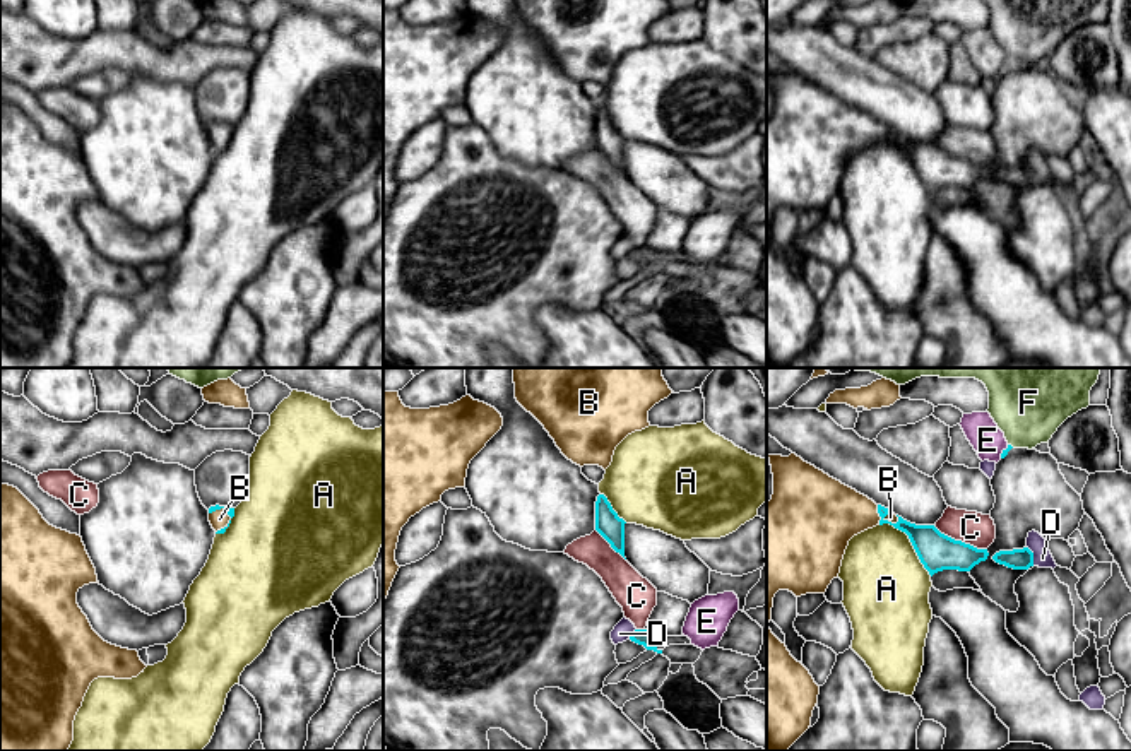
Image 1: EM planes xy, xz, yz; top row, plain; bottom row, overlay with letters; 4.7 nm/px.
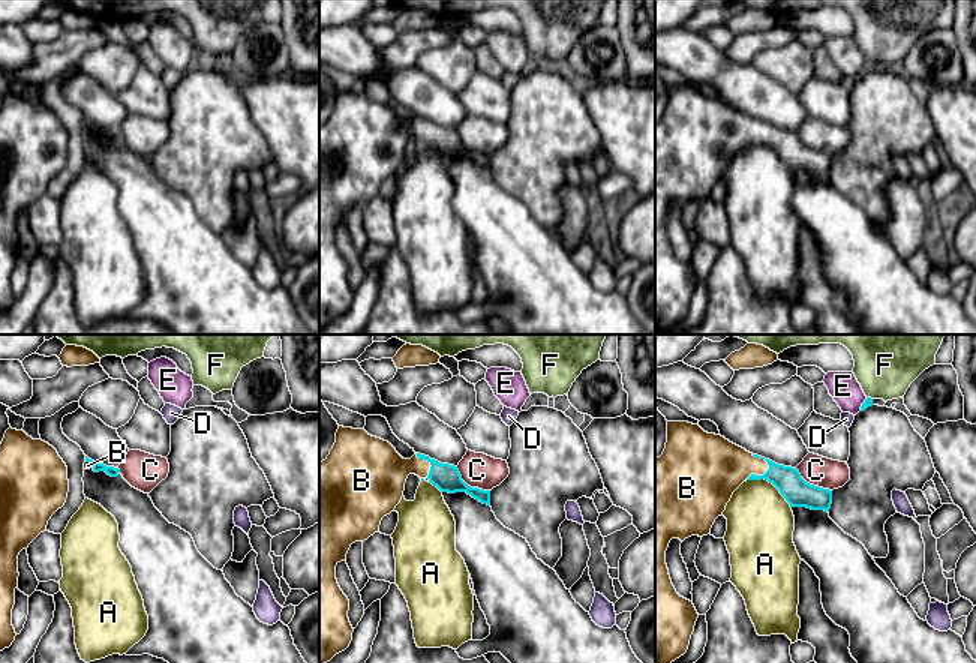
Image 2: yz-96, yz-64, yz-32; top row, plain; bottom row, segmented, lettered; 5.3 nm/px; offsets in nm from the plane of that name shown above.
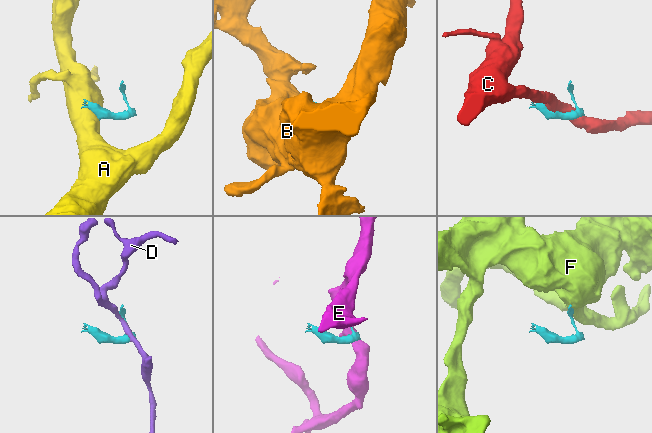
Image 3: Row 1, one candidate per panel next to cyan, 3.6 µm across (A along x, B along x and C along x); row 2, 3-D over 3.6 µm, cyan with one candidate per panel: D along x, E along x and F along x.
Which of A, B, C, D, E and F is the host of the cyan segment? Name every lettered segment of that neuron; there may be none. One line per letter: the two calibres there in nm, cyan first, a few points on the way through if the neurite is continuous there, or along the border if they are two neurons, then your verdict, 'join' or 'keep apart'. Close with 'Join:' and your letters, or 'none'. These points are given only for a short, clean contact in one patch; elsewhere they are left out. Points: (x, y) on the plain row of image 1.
A: 180 nm thick on the cyan side, 400 nm on the other; border along yz (878, 141), (892, 141), (900, 146), (931, 192); keep apart
B: 150 nm thick on the cyan side, 50 nm on the other; runs through yz (929, 161), (885, 132), (890, 134); join
C: 180 nm thick on the cyan side, 160 nm on the other; keep apart
D: 100 nm thick on the cyan side, 90 nm on the other; keep apart
E: 30 nm thick on the cyan side, 160 nm on the other; border along yz (1008, 62), (1000, 74); keep apart
F: 30 nm thick on the cyan side, 300 nm on the other; border along yz (1008, 60), (1013, 64); keep apart
Join: B

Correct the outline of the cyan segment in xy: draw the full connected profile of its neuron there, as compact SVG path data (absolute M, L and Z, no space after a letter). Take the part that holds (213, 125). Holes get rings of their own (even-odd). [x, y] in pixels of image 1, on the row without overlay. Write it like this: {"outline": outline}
{"outline": "M219 121L209 125L209 139L216 147L216 151L224 151L233 133L234 133L234 125Z"}

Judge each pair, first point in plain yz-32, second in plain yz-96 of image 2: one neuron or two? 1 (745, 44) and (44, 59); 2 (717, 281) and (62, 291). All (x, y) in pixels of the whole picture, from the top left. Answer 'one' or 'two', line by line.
1: one
2: one

